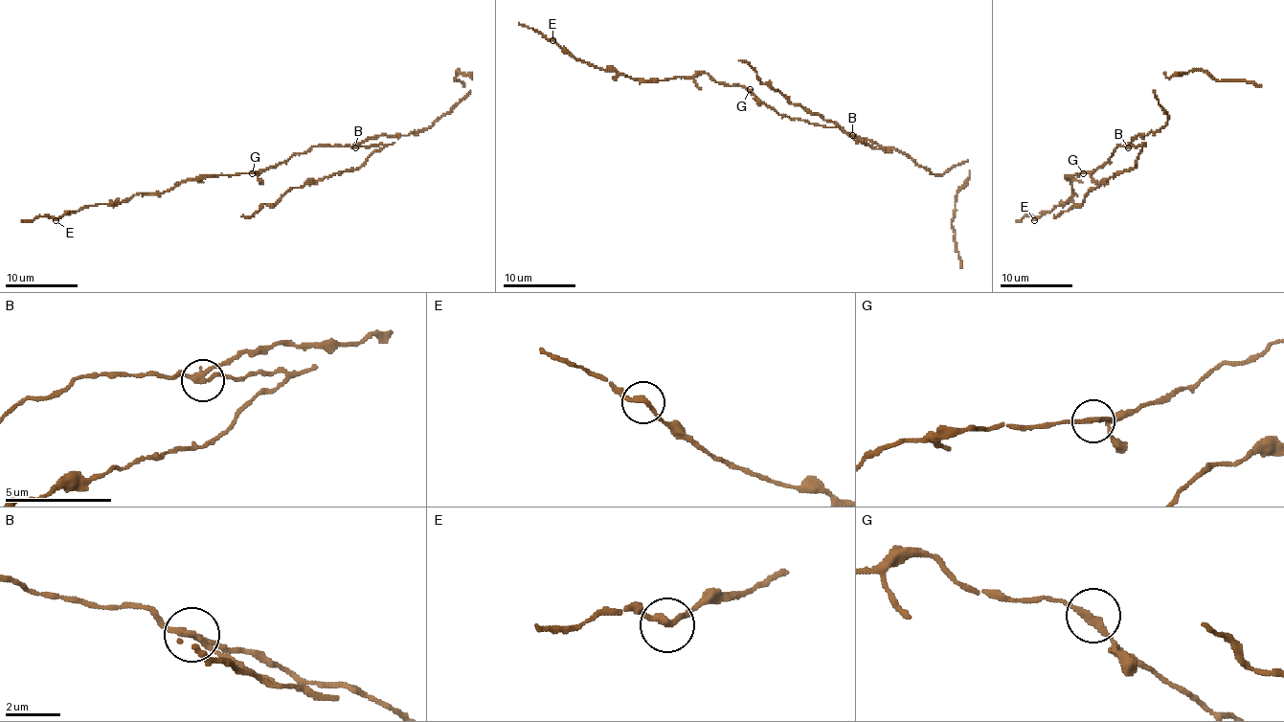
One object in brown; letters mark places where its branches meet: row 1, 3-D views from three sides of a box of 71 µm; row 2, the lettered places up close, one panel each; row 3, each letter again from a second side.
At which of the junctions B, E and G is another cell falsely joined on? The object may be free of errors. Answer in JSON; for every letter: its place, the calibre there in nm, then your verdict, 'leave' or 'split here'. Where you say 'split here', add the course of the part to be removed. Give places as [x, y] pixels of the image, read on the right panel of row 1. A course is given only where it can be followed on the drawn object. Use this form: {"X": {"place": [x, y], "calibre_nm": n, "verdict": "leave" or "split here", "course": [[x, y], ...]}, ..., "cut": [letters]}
{"B": {"place": [1128, 147], "calibre_nm": 200, "verdict": "split here", "course": [[1128, 147], [1142, 147], [1131, 169], [1093, 188], [1081, 204], [1054, 216]]}, "E": {"place": [1034, 220], "calibre_nm": 220, "verdict": "leave"}, "G": {"place": [1083, 173], "calibre_nm": 220, "verdict": "leave"}, "cut": ["B"]}

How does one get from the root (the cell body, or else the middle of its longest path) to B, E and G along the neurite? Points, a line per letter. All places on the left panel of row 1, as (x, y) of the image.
B: (303, 153), (313, 146), (354, 147)
E: (303, 153), (266, 169), (182, 180), (162, 192), (137, 192), (117, 204), (66, 211), (56, 220)
G: (303, 153), (295, 153), (276, 166), (252, 173)

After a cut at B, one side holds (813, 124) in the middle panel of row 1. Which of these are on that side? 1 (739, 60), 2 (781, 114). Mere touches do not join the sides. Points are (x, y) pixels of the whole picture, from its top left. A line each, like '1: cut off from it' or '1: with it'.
1: cut off from it
2: with it

